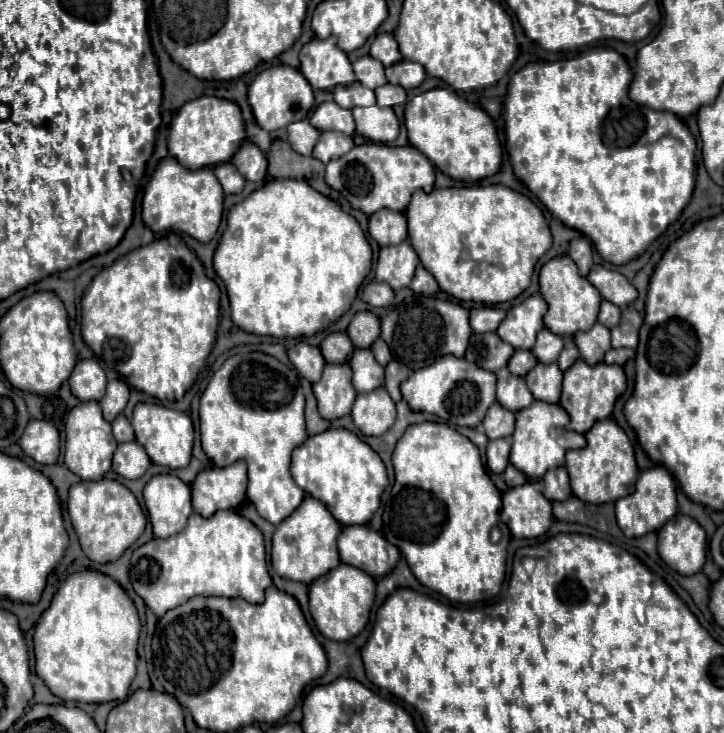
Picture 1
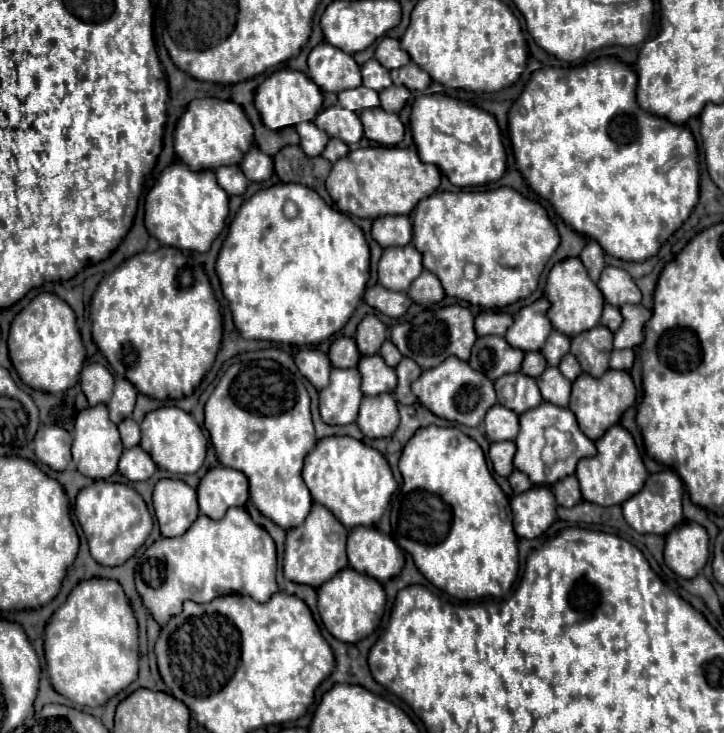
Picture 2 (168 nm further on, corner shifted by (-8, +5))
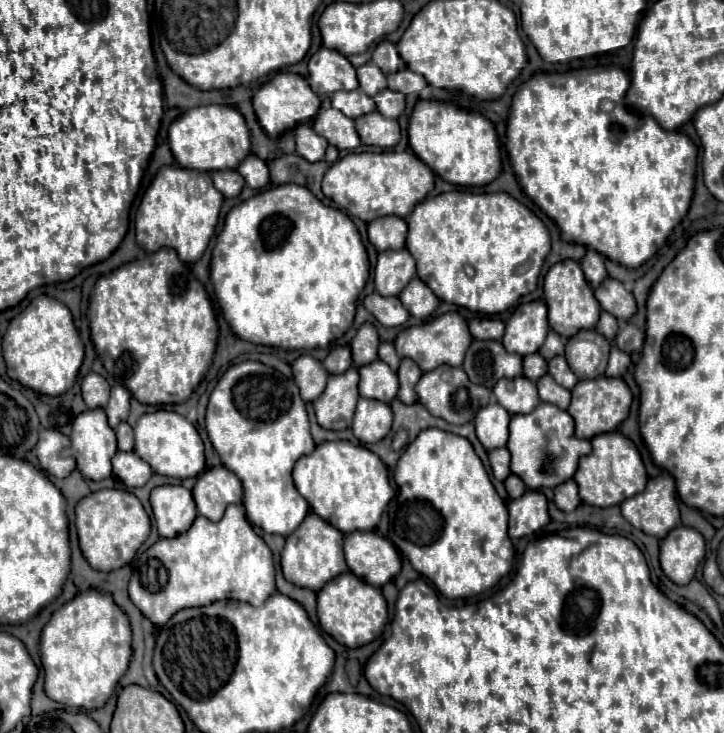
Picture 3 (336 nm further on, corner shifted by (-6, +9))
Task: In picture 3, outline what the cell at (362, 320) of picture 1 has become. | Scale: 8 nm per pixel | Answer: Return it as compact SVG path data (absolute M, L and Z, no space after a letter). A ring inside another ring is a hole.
M364 324L360 326L360 330L356 332L352 344L350 344L350 350L352 350L352 362L356 368L360 366L366 366L370 362L374 362L378 356L378 334L376 334L376 328L372 324Z

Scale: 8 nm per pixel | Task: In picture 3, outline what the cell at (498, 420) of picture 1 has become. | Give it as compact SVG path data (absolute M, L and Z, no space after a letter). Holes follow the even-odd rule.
M500 404L484 406L482 410L478 410L474 418L476 436L488 452L506 446L508 424L510 424L510 414Z

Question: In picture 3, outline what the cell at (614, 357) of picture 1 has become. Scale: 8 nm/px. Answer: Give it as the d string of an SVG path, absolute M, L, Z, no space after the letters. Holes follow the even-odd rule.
M612 348L608 368L606 368L606 376L624 376L628 366L630 366L630 356L618 348Z

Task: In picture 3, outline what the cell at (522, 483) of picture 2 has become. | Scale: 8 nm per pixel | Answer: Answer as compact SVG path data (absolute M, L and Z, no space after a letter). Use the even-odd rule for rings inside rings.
M510 474L510 476L506 478L504 486L506 486L506 492L508 492L510 498L520 498L520 496L526 492L524 482L522 482L518 476L514 476L514 474Z

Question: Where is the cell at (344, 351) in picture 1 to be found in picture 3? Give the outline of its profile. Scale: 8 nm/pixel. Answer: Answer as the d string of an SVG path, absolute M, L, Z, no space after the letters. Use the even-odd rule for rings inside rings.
M338 346L334 348L326 358L324 358L324 368L328 374L342 374L352 366L350 358L350 348L348 346Z

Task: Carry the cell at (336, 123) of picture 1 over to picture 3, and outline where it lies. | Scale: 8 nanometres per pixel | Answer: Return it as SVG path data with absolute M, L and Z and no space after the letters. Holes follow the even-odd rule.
M322 110L314 122L314 132L328 140L330 146L338 150L354 150L360 146L358 132L354 130L354 120L346 118L340 110Z

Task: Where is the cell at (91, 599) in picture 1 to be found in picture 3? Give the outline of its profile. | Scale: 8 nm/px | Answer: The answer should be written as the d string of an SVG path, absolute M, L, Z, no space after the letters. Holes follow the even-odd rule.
M98 590L78 594L58 608L42 630L40 660L44 668L46 696L74 708L102 708L128 668L132 656L130 642L130 622L110 594Z

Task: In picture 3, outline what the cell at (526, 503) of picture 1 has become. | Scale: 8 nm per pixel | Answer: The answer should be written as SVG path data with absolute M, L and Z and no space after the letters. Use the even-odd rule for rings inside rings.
M526 490L526 494L522 494L522 498L510 500L508 512L510 512L508 534L512 540L534 534L536 530L544 528L550 522L548 502L546 502L544 494L536 492L536 490Z

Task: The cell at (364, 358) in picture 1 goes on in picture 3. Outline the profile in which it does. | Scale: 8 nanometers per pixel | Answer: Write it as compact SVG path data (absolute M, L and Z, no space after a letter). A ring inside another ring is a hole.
M376 360L370 366L362 366L358 368L360 372L360 396L364 398L372 398L372 400L380 400L390 404L396 394L398 394L398 376L390 370L390 366L386 366L386 362Z

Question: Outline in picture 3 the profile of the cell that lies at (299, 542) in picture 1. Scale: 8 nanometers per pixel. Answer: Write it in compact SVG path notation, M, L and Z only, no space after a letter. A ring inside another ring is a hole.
M310 512L298 526L298 530L286 538L286 546L282 550L284 578L296 586L318 592L326 582L348 570L342 558L342 540L344 540L342 532L334 530L328 522L322 522L322 518Z

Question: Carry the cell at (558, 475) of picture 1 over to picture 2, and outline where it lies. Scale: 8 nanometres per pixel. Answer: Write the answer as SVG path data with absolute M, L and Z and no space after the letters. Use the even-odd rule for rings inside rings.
M566 476L566 478L558 480L552 486L552 492L556 494L556 502L560 506L566 506L566 508L570 508L570 506L574 506L574 504L578 504L582 500L576 476Z

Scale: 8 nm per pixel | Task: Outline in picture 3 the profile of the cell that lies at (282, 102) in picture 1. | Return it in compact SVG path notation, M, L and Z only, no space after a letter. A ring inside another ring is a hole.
M292 72L274 74L256 94L254 94L254 110L260 126L270 138L280 138L286 130L294 130L298 124L304 124L312 116L316 116L320 108L320 98L312 92L306 78Z

